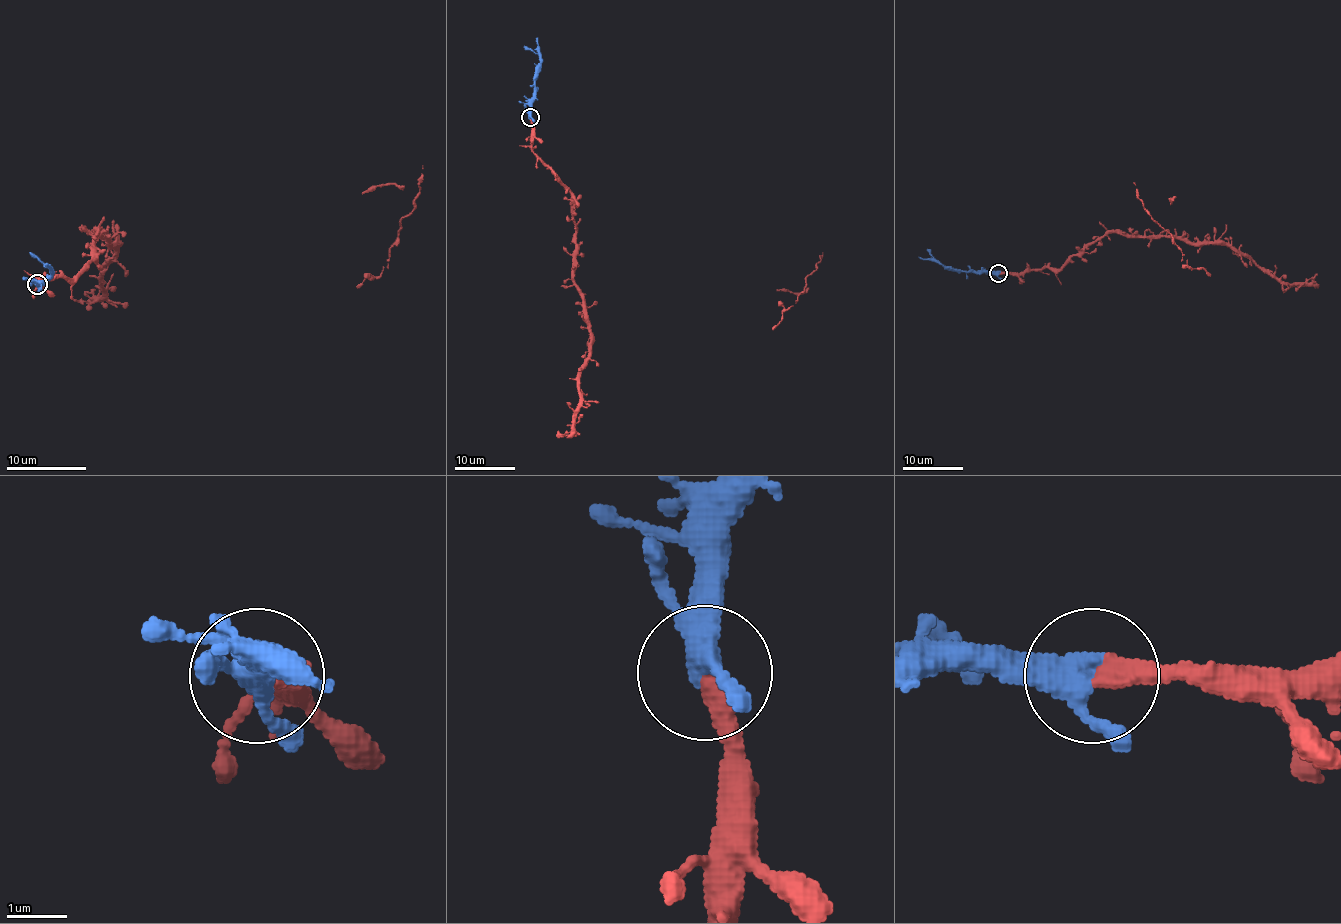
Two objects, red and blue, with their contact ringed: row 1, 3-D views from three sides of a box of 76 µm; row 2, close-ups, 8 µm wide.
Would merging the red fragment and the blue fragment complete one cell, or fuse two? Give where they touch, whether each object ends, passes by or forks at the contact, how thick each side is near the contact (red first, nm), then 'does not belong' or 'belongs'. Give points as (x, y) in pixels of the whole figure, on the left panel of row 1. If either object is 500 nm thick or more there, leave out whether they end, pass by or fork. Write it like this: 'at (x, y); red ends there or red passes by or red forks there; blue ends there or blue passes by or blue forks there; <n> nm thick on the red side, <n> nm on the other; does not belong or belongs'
at (37, 284); red ends there; blue passes by; 340 nm thick on the red side, 380 nm on the other; belongs

